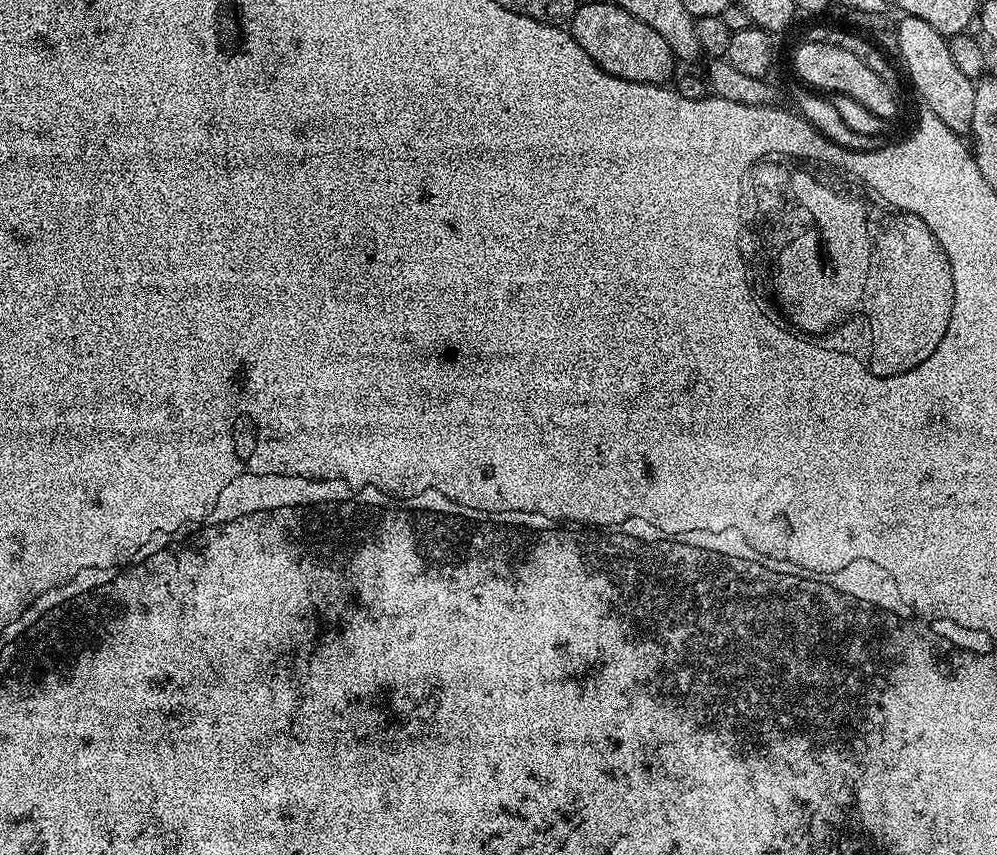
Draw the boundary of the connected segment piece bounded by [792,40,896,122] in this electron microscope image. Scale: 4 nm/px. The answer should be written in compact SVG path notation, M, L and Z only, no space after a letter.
M808 40L796 48L792 56L792 64L796 72L801 76L803 83L809 89L819 90L824 94L845 95L854 98L855 102L862 103L867 110L876 114L878 118L892 122L896 116L896 96L893 85L888 84L882 78L872 76L860 60L856 60L856 54L850 54L850 50L842 50L842 46L834 46L826 42Z

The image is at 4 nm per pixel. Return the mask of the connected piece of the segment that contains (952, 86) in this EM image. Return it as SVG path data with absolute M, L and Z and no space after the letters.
M907 14L899 17L900 25L896 28L894 40L899 47L904 48L904 60L906 64L903 66L910 70L911 87L916 87L918 95L924 99L923 107L929 112L933 112L938 118L942 118L942 122L946 122L946 126L950 126L950 130L961 134L968 134L971 130L971 122L974 115L975 88L976 85L969 76L962 74L962 70L958 70L958 65L954 62L954 54L950 54L948 49L948 40L942 34L938 34L938 30L934 30L934 26L930 26L930 22L922 22L922 18L914 18Z

